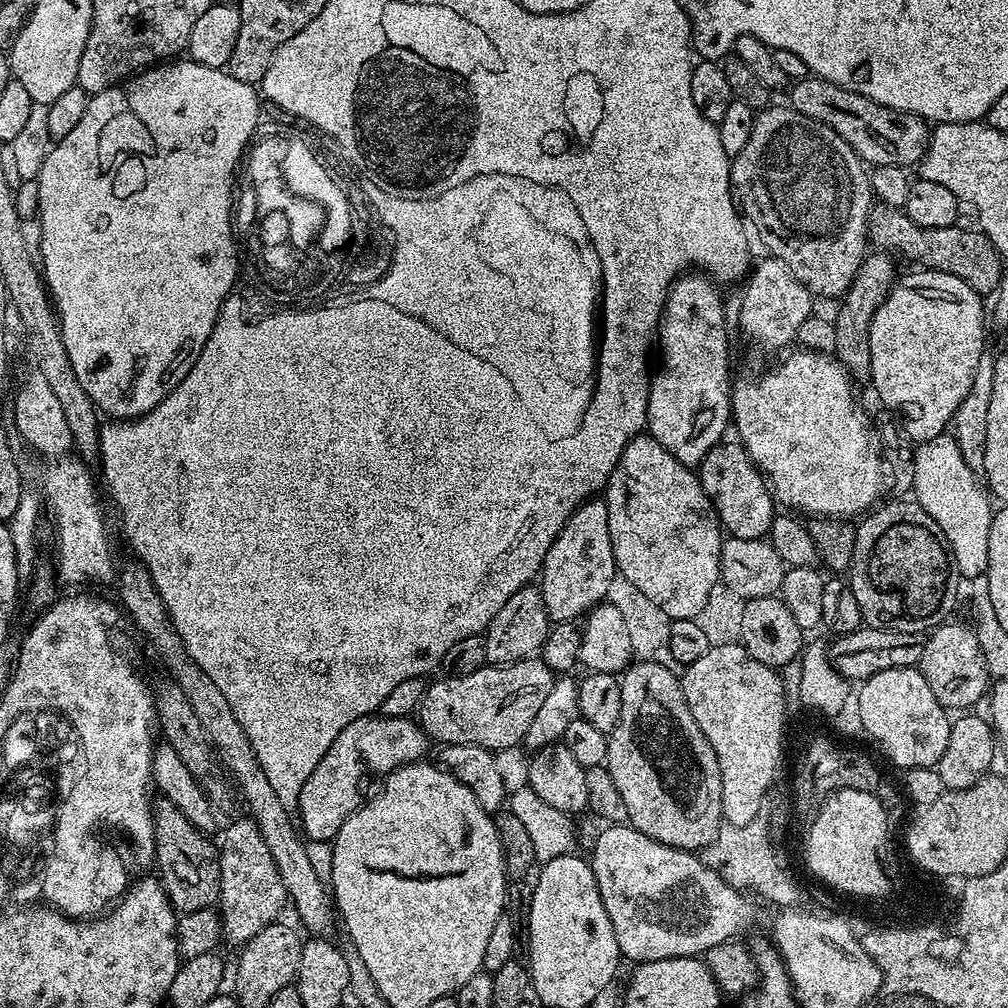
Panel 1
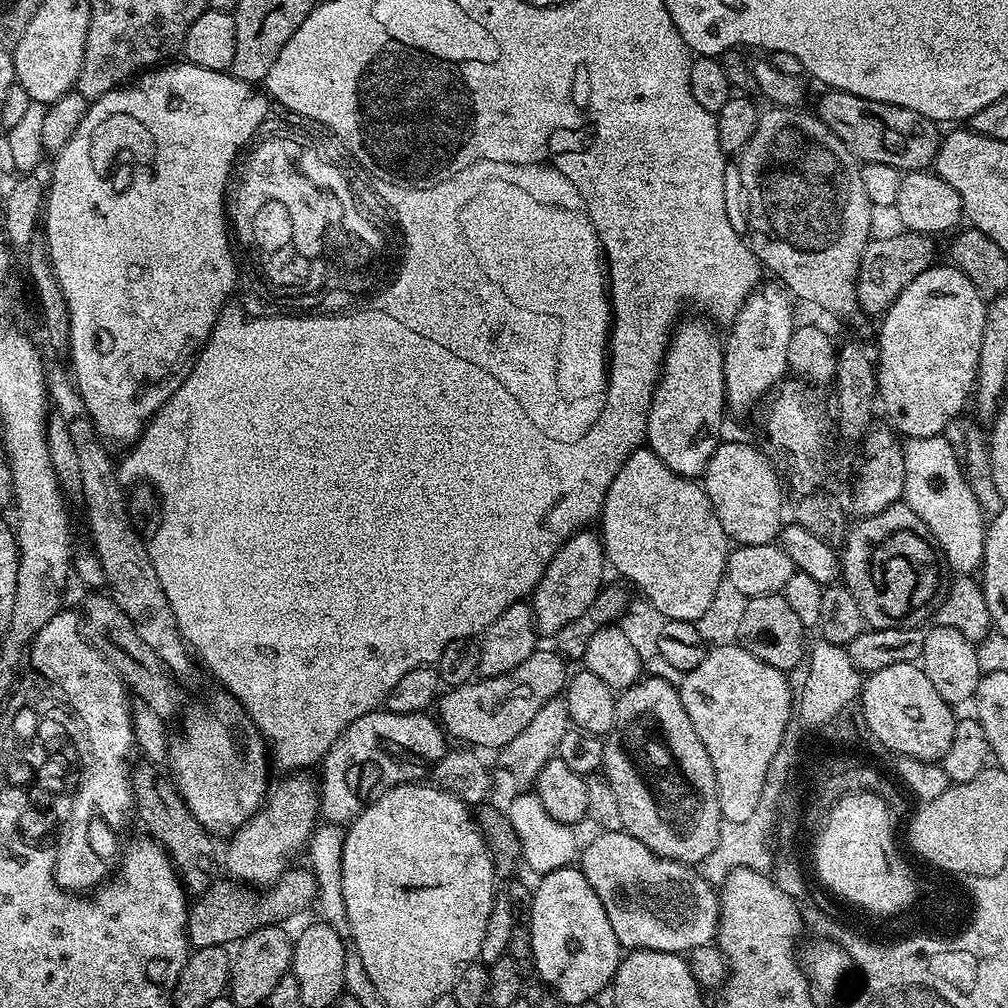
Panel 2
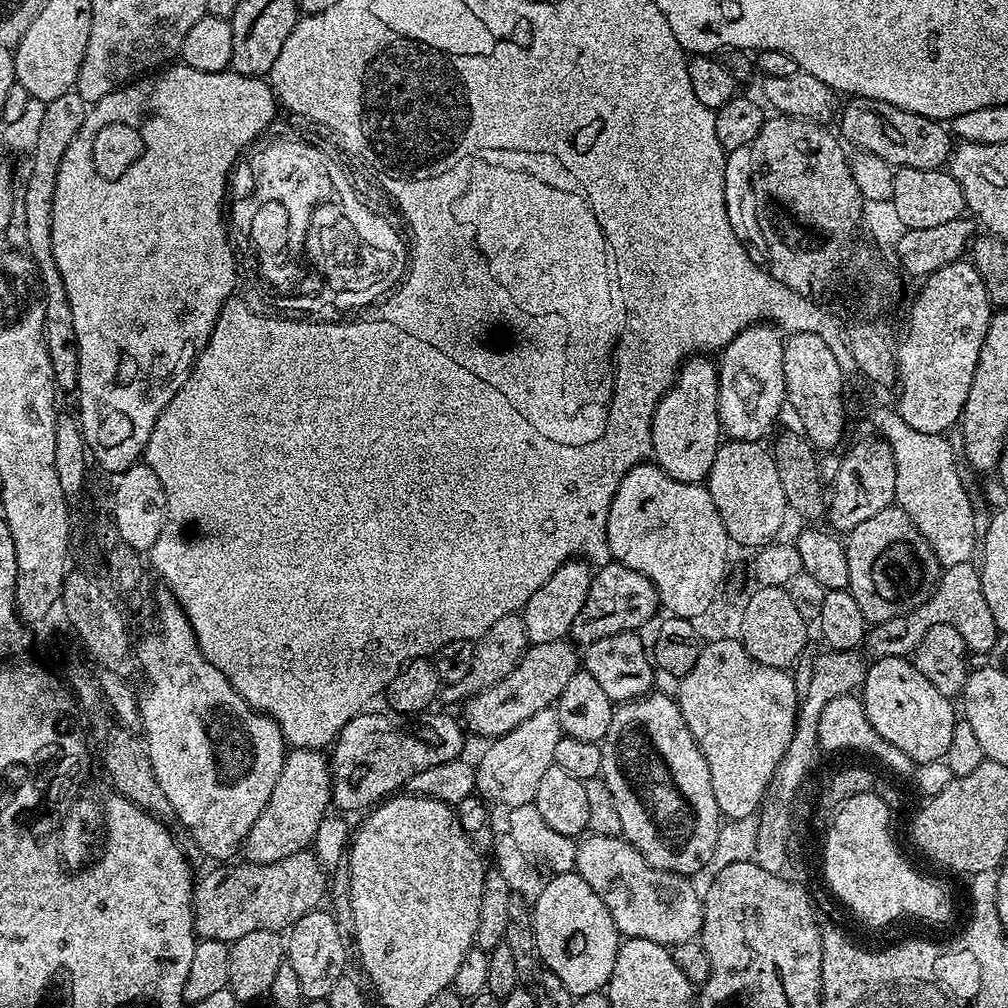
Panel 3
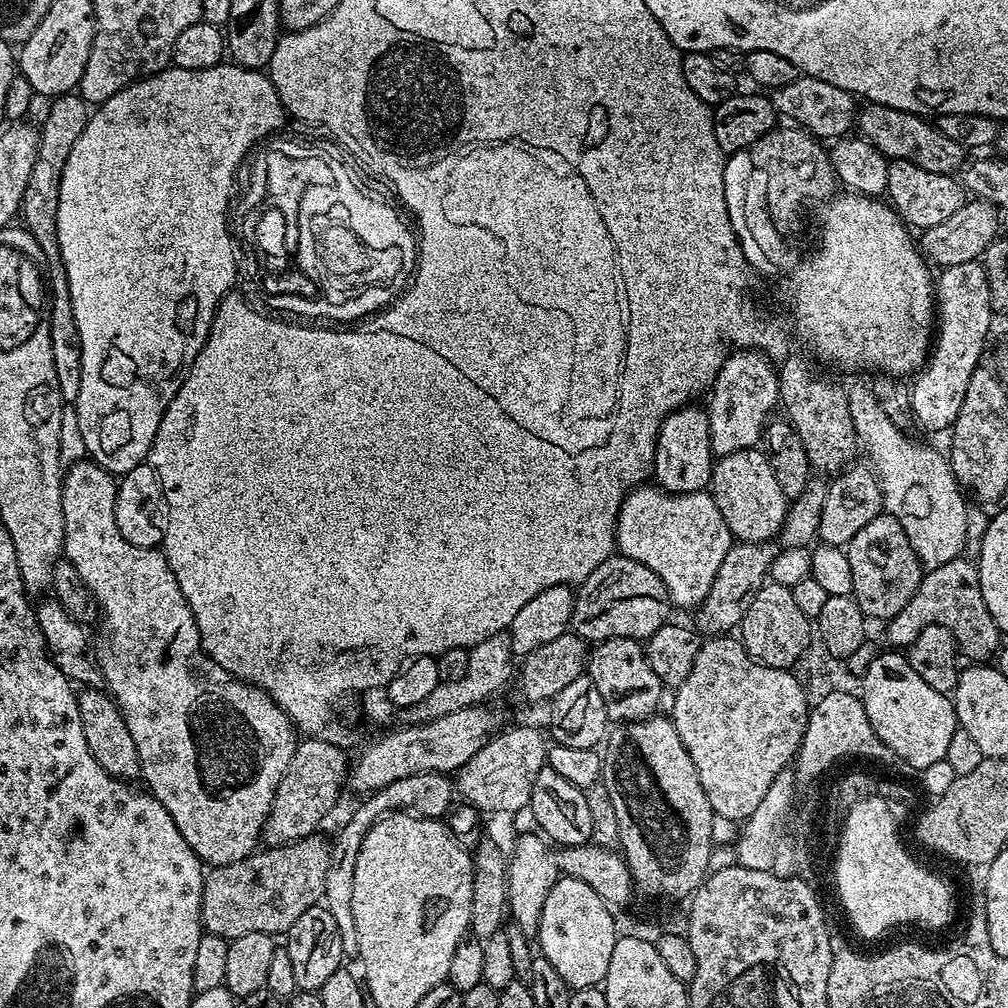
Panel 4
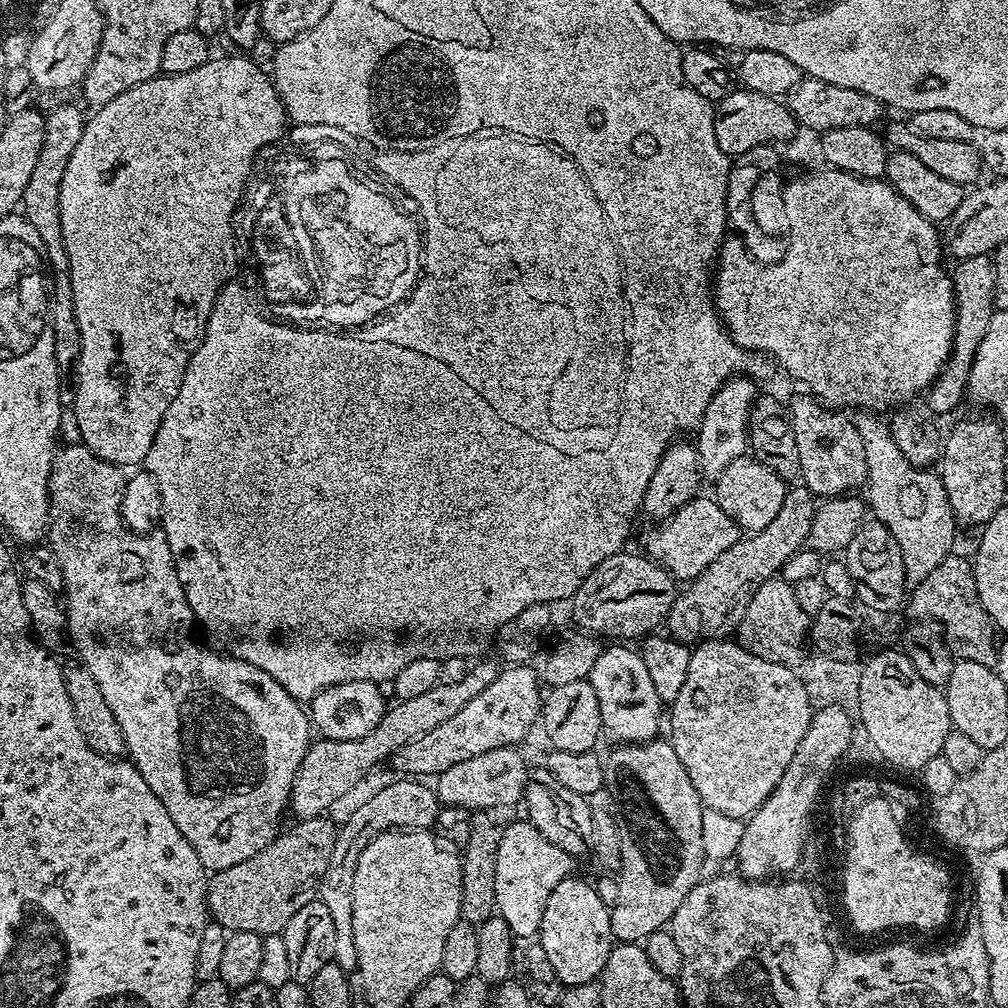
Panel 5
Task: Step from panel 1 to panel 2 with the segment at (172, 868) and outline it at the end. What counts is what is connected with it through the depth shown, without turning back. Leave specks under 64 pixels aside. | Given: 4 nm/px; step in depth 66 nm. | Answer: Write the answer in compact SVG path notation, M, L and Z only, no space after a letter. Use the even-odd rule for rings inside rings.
M140 762L131 769L132 802L135 811L140 811L140 820L144 823L143 831L151 836L165 852L168 861L176 870L180 883L189 893L199 894L214 882L212 876L213 837L190 814L184 800L176 793L175 787L167 779L156 776L157 769L152 764Z

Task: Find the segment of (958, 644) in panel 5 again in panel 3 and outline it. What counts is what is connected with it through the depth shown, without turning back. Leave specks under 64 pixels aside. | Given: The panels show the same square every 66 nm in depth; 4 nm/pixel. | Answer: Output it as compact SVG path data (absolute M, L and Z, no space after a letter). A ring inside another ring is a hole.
M975 563L944 568L932 597L926 603L920 604L913 612L903 612L898 618L890 618L867 629L866 647L868 646L873 652L871 655L876 658L908 658L915 653L918 642L922 642L922 634L926 634L930 626L954 626L954 630L962 634L962 642L966 642L969 653L976 655L977 652L978 655L984 656L995 650L998 629L994 614L990 614L986 594L982 594L982 578Z

